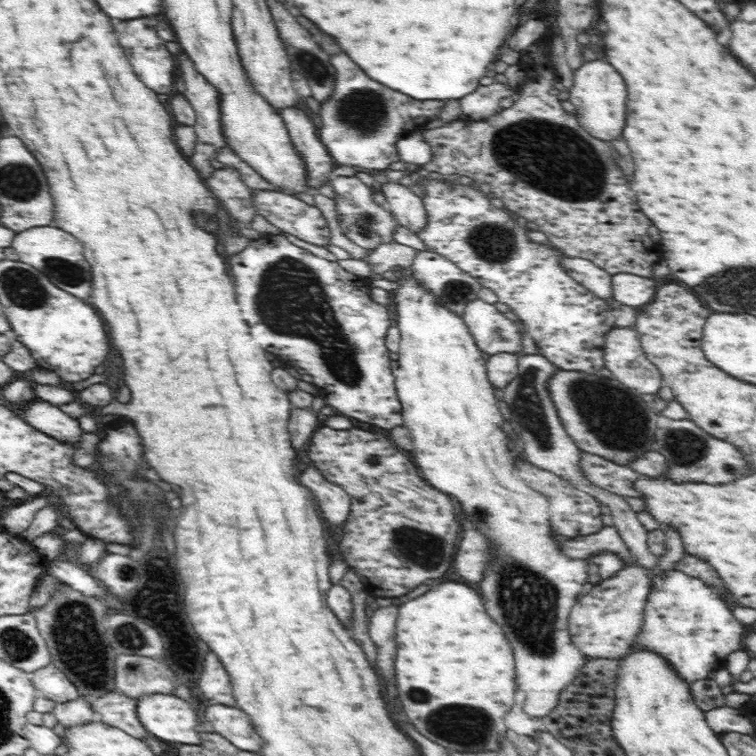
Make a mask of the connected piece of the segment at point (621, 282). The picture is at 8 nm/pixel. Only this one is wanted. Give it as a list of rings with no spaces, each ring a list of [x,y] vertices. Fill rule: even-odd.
[[[631,273],[612,275],[613,298],[616,306],[626,305],[632,308],[651,304],[656,295],[658,282]]]

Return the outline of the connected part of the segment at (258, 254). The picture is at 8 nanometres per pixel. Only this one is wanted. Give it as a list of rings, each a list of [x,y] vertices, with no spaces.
[[[264,235],[264,238],[251,240],[242,252],[228,258],[228,264],[236,288],[236,302],[242,308],[242,316],[248,322],[252,336],[264,340],[264,350],[290,362],[294,368],[306,370],[326,404],[340,414],[382,428],[380,432],[404,424],[390,368],[390,352],[384,344],[392,320],[386,305],[372,300],[371,287],[364,278],[346,271],[338,261],[322,259],[290,243],[282,235]]]

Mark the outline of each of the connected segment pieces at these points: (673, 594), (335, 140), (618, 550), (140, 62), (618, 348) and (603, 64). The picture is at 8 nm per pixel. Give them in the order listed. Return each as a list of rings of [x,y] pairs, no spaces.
[[[675,569],[654,574],[650,583],[652,586],[646,600],[643,625],[636,644],[644,651],[660,655],[682,681],[691,685],[692,682],[705,680],[711,672],[726,666],[727,658],[732,652],[741,650],[744,644],[744,624],[730,612],[724,600],[704,581]]]
[[[346,54],[332,56],[330,64],[338,72],[332,96],[320,103],[322,126],[317,133],[330,157],[340,165],[358,166],[371,171],[385,170],[400,160],[395,147],[399,138],[422,129],[431,119],[444,116],[442,100],[432,102],[411,99],[406,94],[376,84]]]
[[[604,525],[602,530],[597,533],[578,536],[558,543],[560,543],[562,553],[573,559],[588,558],[588,556],[594,556],[594,554],[609,552],[619,556],[625,564],[632,565],[632,562],[634,562],[632,553],[628,551],[628,547],[624,544],[615,526]]]
[[[148,18],[128,20],[128,22],[112,20],[112,24],[120,44],[124,46],[126,58],[134,66],[134,72],[138,74],[138,78],[157,94],[168,94],[174,80],[174,55],[166,48],[166,42],[158,37],[155,30],[156,20],[148,20]]]
[[[612,327],[606,334],[603,344],[604,367],[612,372],[620,384],[626,385],[638,395],[657,394],[663,386],[661,372],[655,364],[648,360],[646,353],[641,347],[641,340],[638,333],[632,327]]]
[[[604,58],[584,62],[573,71],[573,85],[568,88],[569,101],[574,104],[575,114],[587,133],[605,141],[623,136],[626,120],[626,86],[622,76]]]

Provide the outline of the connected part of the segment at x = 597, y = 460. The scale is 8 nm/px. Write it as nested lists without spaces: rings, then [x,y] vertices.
[[[580,450],[580,467],[590,482],[604,490],[623,497],[641,496],[637,490],[634,490],[633,482],[637,478],[646,476],[634,471],[628,465],[616,464],[596,454]]]

